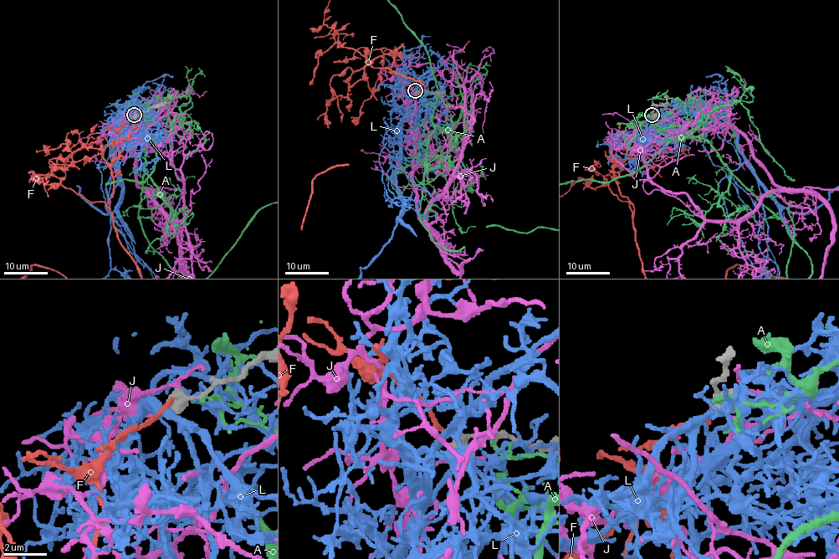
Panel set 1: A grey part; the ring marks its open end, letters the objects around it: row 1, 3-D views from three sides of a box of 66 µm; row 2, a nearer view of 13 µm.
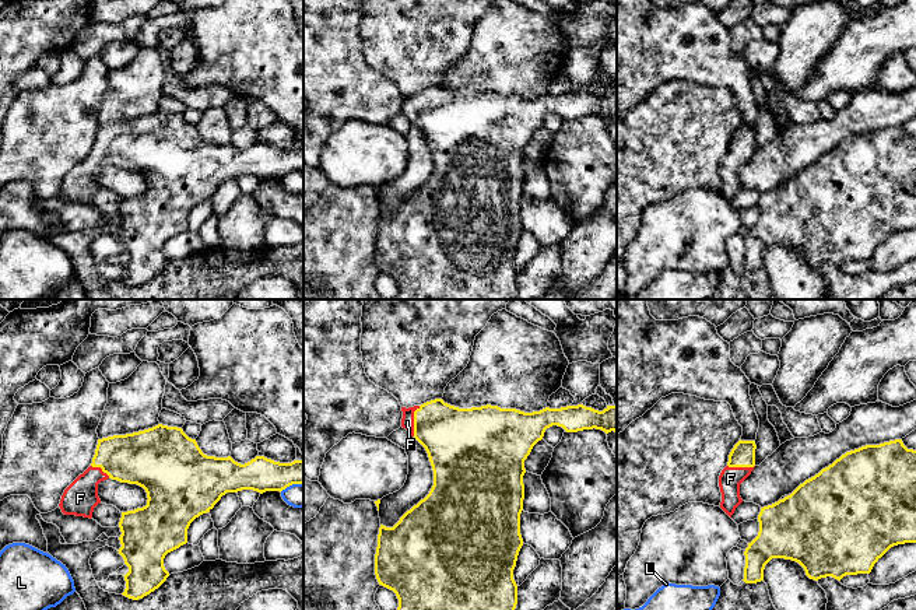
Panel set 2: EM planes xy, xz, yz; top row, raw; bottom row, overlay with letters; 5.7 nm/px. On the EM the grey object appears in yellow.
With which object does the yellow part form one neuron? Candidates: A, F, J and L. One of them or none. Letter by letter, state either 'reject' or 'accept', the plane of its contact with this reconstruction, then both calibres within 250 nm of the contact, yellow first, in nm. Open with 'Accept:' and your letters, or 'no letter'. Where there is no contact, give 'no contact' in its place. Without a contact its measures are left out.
Accept: F
A: reject; no contact
F: accept; contact in xz; calibres 360 and 80 nm
J: reject; no contact
L: reject; contact in xy; calibres 200 and 140 nm

